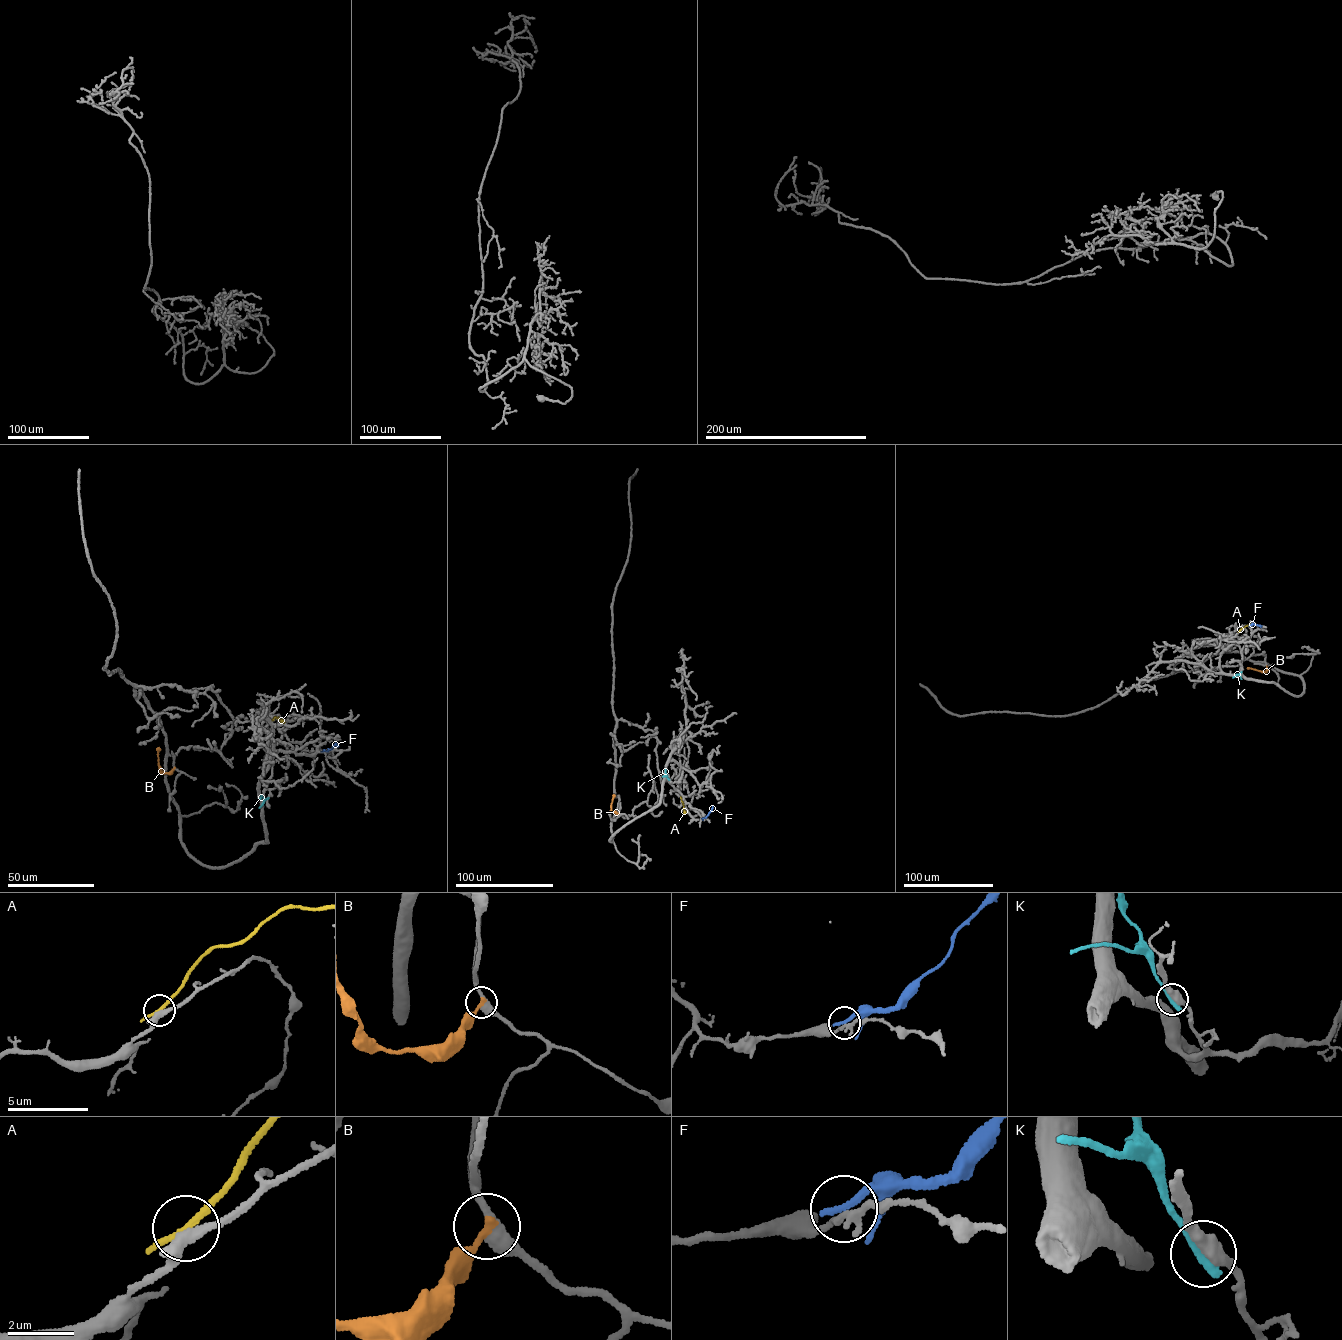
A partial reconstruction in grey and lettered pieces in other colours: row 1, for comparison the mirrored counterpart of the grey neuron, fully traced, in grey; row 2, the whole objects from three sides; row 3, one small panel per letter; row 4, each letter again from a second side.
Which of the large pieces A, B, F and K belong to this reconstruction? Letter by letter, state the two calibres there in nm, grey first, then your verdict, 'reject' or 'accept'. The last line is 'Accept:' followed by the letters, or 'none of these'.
A: 320 nm thick on the grey side, 190 nm on the other; reject
B: 380 nm thick on the grey side, 280 nm on the other; accept
F: 200 nm thick on the grey side, 240 nm on the other; reject
K: 440 nm thick on the grey side, 320 nm on the other; reject
Accept: B

